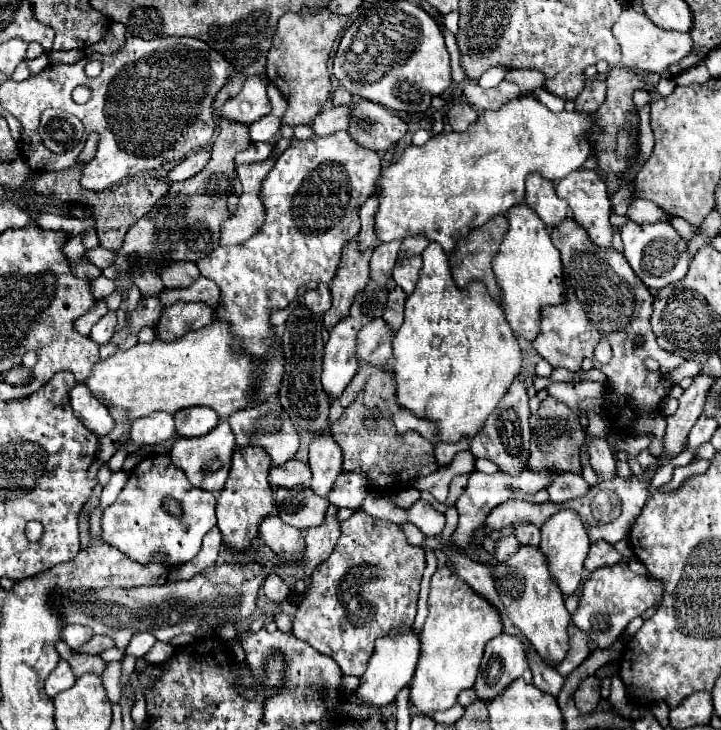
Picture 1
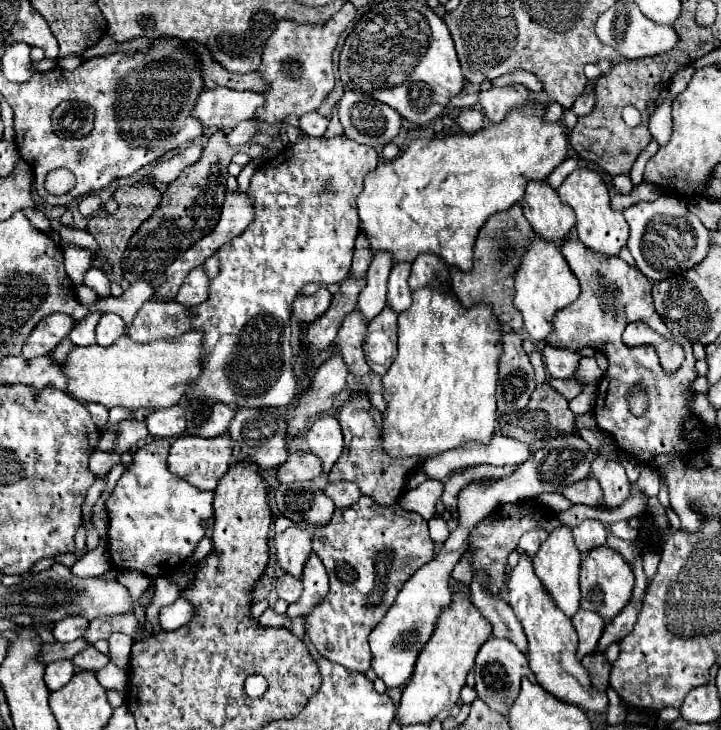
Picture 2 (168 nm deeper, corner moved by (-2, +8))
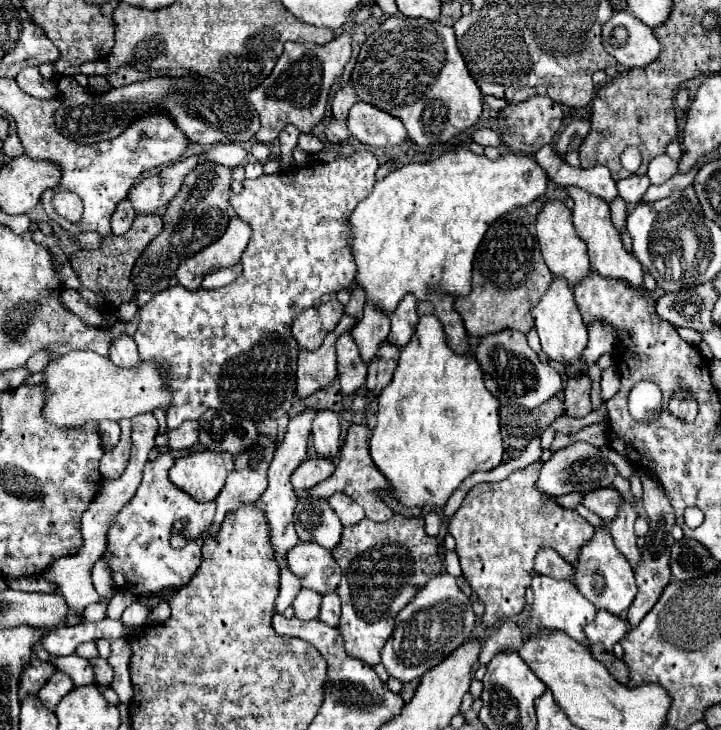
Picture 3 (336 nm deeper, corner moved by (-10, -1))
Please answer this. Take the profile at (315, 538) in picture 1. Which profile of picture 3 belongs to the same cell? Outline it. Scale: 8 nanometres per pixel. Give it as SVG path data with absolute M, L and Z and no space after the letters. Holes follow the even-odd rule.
M326 592L322 594L322 606L320 606L320 616L322 622L336 626L340 618L340 598L336 592Z

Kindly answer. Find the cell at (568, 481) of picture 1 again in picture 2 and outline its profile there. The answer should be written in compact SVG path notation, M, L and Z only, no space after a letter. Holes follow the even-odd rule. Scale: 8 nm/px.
M594 477L568 485L568 489L564 489L564 497L570 499L574 505L588 505L588 507L602 505L602 489Z

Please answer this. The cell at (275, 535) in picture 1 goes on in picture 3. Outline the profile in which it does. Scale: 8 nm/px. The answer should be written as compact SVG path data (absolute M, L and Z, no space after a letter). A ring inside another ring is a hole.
M300 542L292 548L292 552L288 552L286 556L288 560L288 568L292 568L292 574L300 580L300 584L304 588L316 590L318 594L324 592L334 592L338 582L340 582L340 568L334 562L334 558L330 556L330 552L326 548L320 548L320 544L312 544L312 542Z

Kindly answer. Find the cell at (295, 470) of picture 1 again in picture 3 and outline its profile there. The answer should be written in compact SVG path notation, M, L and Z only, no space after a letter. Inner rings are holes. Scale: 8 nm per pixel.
M314 458L304 460L292 474L292 486L296 492L304 492L320 484L322 480L330 478L334 472L334 464L328 458Z

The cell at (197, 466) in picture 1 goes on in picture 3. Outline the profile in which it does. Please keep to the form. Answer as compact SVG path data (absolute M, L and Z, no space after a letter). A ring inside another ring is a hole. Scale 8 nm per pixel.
M192 452L174 462L170 480L198 502L216 500L226 476L234 468L234 456L228 452Z

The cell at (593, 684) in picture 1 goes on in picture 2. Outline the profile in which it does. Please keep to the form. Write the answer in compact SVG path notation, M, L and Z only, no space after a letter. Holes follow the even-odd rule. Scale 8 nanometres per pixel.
M588 653L586 657L582 657L584 667L590 669L592 675L592 685L598 691L606 691L608 689L608 677L610 677L610 669L612 665L608 663L604 653Z

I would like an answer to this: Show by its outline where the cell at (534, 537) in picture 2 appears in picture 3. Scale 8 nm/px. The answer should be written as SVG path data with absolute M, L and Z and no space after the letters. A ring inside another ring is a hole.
M542 548L536 554L534 560L534 570L538 574L546 574L546 576L554 576L554 578L566 578L566 580L574 580L574 570L568 562L564 562L564 558L554 550L554 548Z

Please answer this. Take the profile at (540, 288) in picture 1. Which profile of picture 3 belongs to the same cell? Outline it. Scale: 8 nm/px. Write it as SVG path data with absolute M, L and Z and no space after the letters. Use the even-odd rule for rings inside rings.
M554 276L548 290L540 298L540 302L532 308L532 318L536 322L536 330L540 336L542 350L548 354L548 358L560 362L560 364L574 364L576 368L582 368L584 364L580 362L582 350L588 344L588 328L582 322L580 310L576 308L574 292L568 286L568 282L560 276Z

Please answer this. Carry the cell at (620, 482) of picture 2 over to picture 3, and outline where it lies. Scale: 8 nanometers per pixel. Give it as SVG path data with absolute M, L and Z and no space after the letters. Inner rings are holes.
M622 496L620 512L618 512L618 516L608 524L616 548L628 558L628 562L632 564L632 568L636 568L638 562L640 562L640 550L636 548L636 534L634 534L634 522L636 522L636 518L638 518L636 506L630 504L630 502Z

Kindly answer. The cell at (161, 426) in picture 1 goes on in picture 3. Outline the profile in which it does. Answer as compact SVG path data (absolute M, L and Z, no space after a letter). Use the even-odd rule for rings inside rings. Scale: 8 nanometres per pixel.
M184 422L180 428L168 430L166 436L172 450L188 450L198 442L198 422Z

